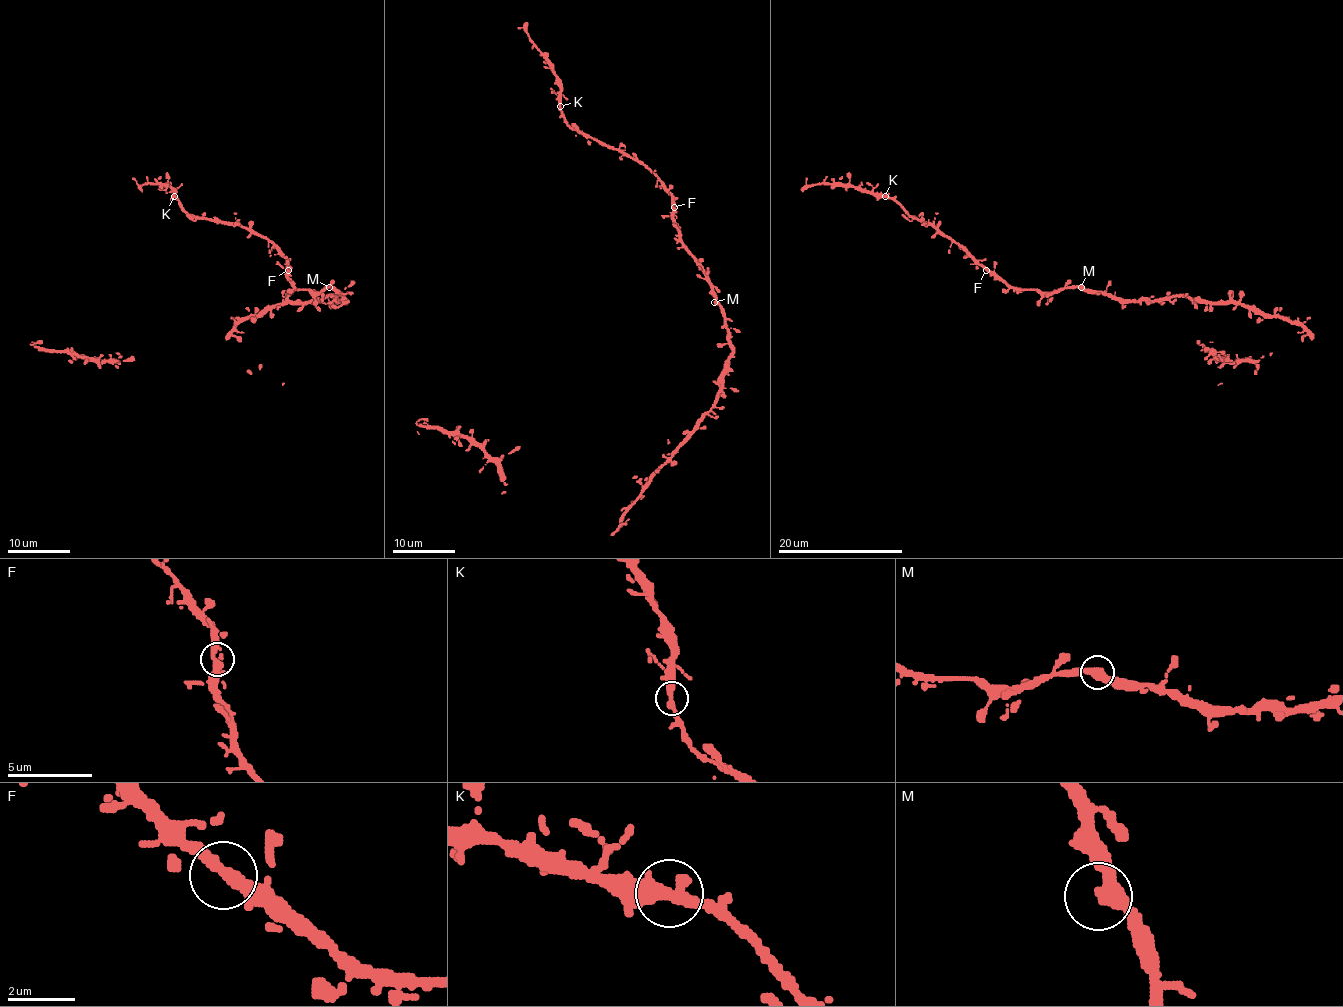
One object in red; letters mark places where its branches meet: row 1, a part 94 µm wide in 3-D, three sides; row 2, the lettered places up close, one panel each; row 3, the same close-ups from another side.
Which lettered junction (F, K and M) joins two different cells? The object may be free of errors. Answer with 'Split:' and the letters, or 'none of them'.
Split: none of them

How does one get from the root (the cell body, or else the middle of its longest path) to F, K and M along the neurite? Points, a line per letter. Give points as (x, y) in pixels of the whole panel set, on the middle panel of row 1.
F: (725, 362), (731, 352), (731, 343), (723, 309), (703, 268), (680, 237), (674, 207)
K: (725, 362), (731, 352), (725, 313), (708, 276), (680, 237), (672, 195), (644, 165), (577, 132), (560, 106)
M: (725, 362), (731, 352), (730, 332), (723, 310), (714, 302)

